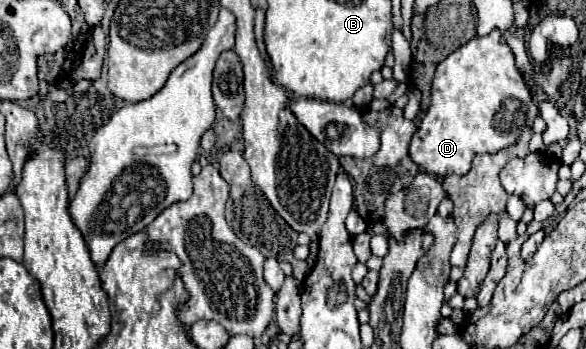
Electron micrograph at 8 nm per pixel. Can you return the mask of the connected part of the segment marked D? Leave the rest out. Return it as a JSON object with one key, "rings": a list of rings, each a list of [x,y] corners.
{"rings":[[[495,29],[485,37],[473,37],[437,65],[431,105],[411,139],[409,157],[419,169],[435,177],[465,175],[477,153],[497,153],[509,147],[525,131],[525,121],[531,129],[535,115],[539,109],[515,67],[515,57]]]}

